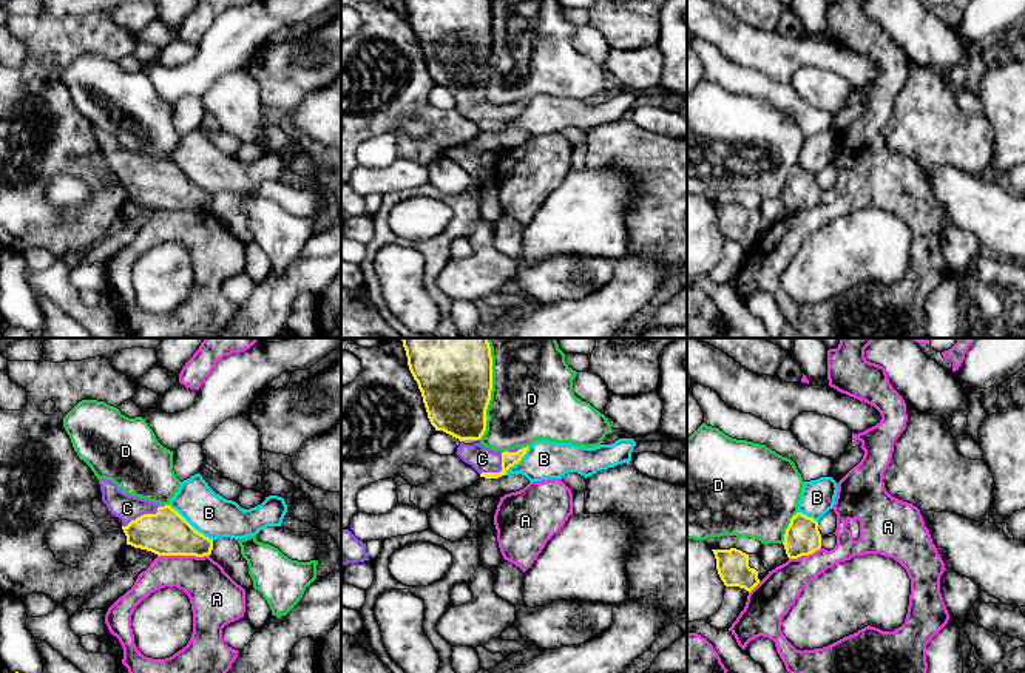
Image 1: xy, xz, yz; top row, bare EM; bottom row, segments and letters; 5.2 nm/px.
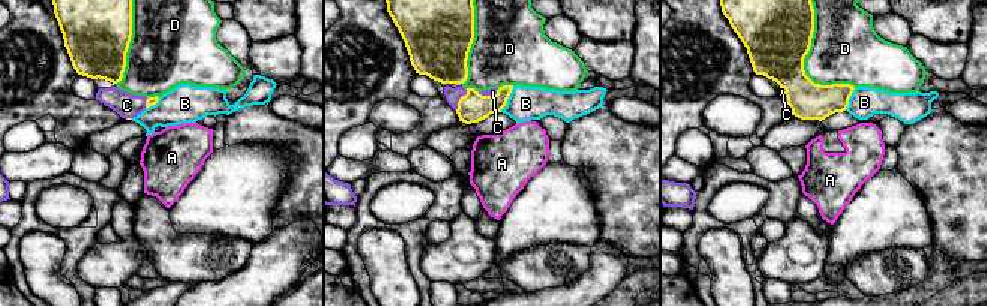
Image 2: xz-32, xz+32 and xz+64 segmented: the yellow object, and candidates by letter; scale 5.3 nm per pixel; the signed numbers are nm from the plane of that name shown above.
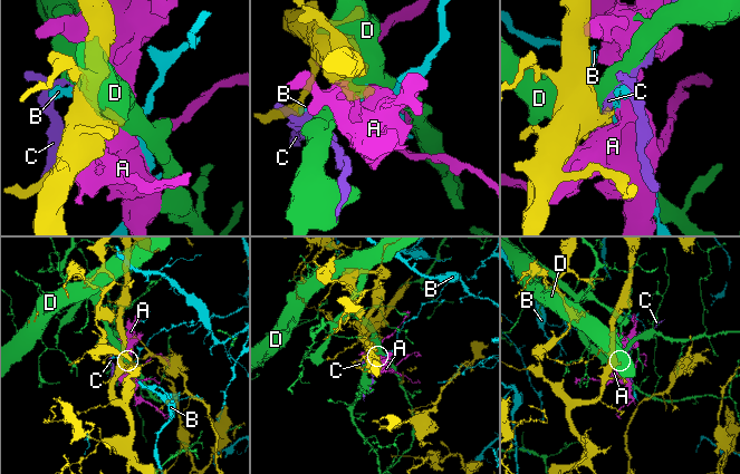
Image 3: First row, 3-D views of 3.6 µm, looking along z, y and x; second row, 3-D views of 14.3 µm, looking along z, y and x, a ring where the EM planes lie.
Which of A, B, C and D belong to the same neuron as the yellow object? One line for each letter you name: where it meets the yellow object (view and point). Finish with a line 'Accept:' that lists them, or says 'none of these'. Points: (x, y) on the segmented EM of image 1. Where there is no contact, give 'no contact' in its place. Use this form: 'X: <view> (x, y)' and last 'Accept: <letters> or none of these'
C: xz (502, 462)
Accept: C

